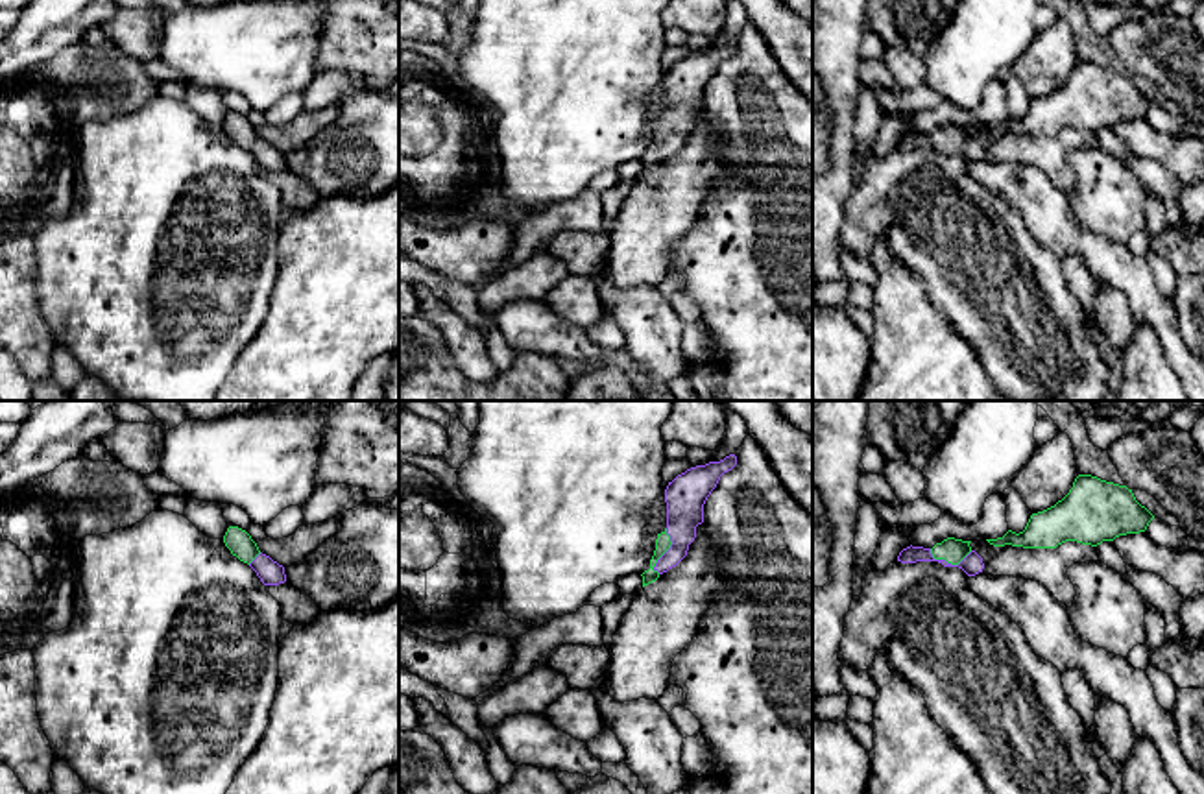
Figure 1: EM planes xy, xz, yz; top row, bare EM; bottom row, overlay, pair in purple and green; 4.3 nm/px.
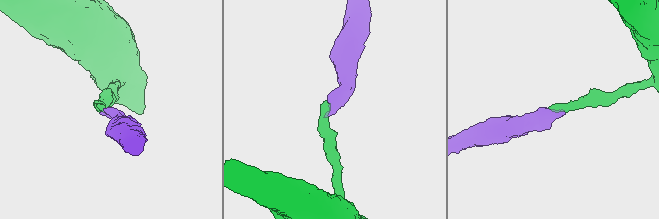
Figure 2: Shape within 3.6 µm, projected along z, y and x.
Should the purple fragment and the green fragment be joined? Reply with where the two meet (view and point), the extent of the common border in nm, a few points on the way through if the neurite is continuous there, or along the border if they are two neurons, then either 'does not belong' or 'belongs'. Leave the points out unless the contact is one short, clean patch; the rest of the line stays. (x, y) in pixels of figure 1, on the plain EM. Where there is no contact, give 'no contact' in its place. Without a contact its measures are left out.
xz (667, 137) | 200 nm | across xz (686, 84), (682, 115), (667, 137), (663, 128) | belongs

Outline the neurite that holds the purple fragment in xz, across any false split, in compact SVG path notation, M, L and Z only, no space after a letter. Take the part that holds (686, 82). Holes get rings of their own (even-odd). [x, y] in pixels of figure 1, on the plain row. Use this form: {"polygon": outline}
{"polygon": "M729 41L720 48L696 52L678 61L665 76L667 114L657 120L650 155L644 157L643 174L656 168L663 159L676 153L696 124L696 113L704 109L704 90L716 74L720 63L737 52Z"}

